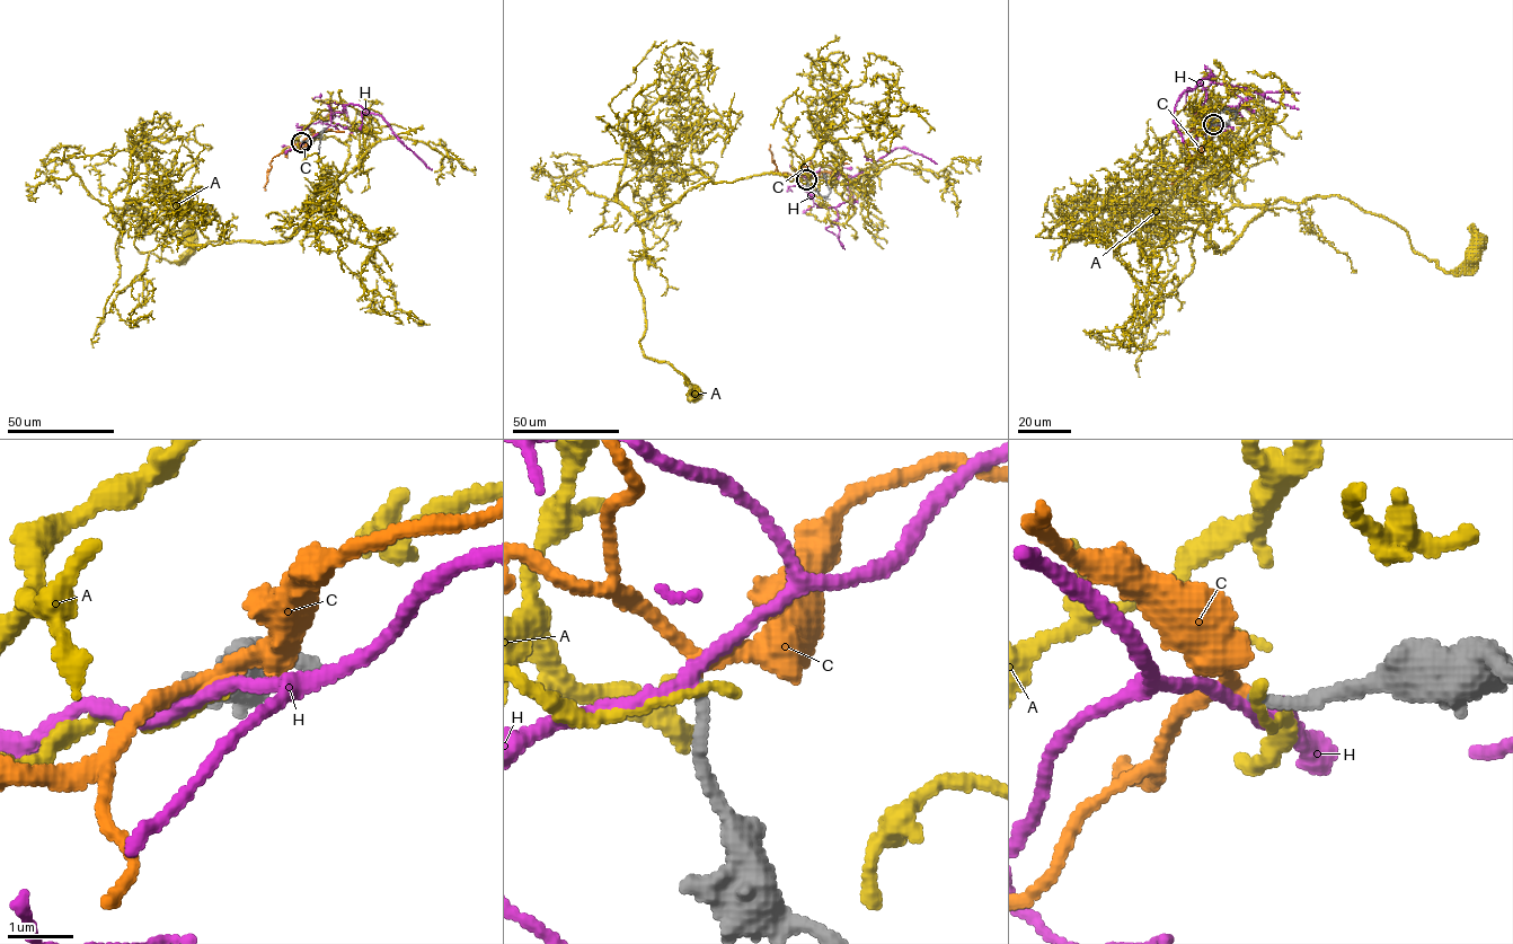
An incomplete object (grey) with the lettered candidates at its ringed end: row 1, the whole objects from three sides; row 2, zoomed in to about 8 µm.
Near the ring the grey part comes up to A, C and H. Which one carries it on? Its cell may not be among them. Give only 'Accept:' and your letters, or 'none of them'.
Accept: C

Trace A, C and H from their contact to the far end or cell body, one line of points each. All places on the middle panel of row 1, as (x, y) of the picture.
A: (806, 179), (859, 195), (872, 176), (815, 166), (710, 181), (640, 223), (643, 352), (693, 394)
C: (806, 179), (796, 174), (780, 174), (775, 169), (770, 143)
H: (806, 179), (826, 166), (837, 173), (834, 179), (840, 176), (857, 176), (896, 148), (908, 148), (937, 164)

